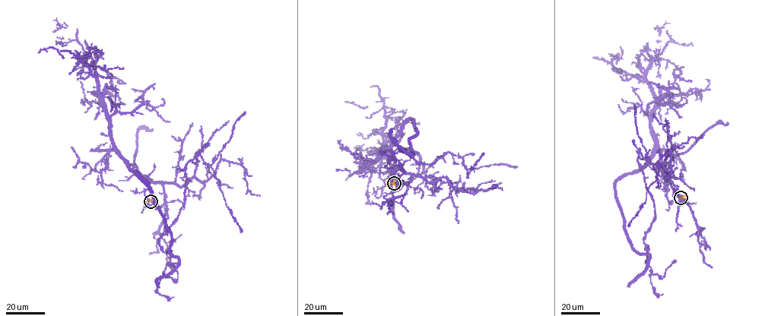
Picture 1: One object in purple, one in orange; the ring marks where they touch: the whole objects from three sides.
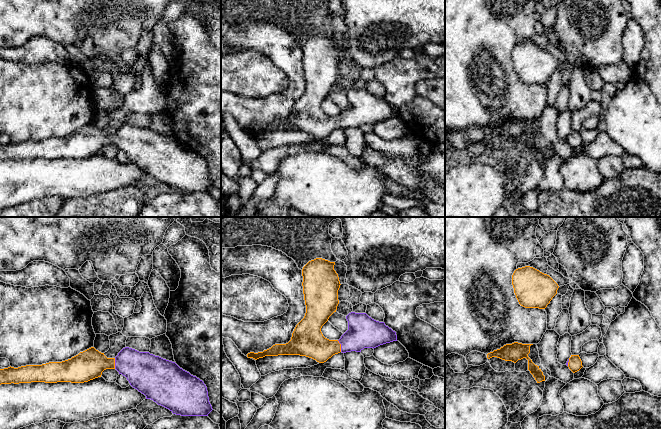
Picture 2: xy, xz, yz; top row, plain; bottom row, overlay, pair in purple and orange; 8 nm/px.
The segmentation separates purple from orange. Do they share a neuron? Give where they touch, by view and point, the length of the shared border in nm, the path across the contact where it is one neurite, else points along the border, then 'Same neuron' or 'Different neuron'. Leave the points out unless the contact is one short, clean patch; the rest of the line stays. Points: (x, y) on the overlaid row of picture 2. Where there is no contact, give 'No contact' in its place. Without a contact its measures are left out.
Touches purple at xz (341, 346). Shared border 100 nm. Path across: xz (363, 332), (341, 346), (315, 346), (311, 343). Same neuron

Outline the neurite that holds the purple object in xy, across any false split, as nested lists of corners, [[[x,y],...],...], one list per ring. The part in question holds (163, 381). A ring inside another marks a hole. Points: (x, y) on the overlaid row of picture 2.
[[[91,347],[71,359],[62,362],[49,362],[42,365],[26,365],[18,368],[0,369],[1,384],[31,382],[71,382],[84,383],[101,377],[106,369],[116,369],[127,378],[130,385],[158,405],[181,416],[208,416],[213,410],[209,402],[207,387],[202,380],[180,368],[175,362],[163,359],[149,352],[139,352],[125,347],[115,358],[107,358],[104,353]]]

